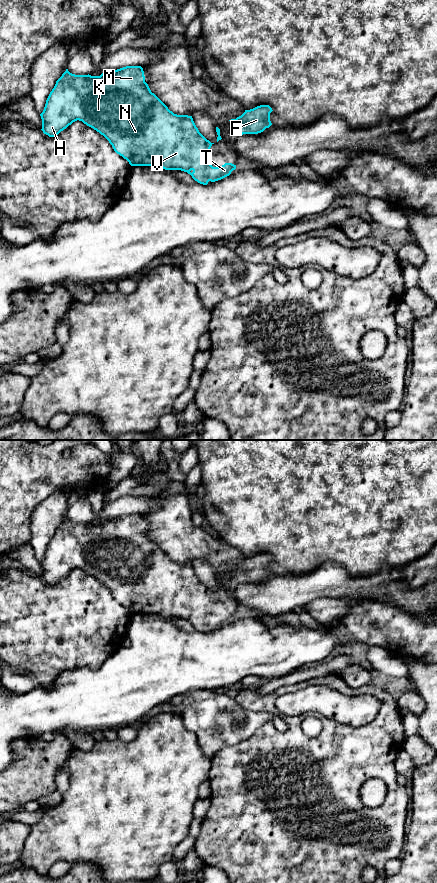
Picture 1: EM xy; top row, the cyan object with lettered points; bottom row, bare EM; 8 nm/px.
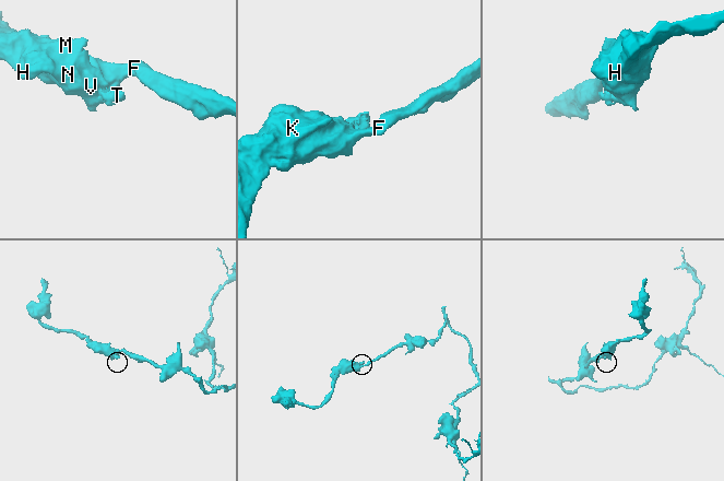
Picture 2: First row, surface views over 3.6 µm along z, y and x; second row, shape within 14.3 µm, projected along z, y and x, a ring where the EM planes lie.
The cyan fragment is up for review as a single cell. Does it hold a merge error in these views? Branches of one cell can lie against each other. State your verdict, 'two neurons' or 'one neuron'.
one neuron

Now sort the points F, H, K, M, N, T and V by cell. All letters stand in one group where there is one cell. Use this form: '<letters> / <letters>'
F H K M N T V

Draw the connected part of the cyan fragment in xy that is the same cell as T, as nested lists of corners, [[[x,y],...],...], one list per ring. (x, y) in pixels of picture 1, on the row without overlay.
[[[126,514],[100,524],[75,523],[66,517],[56,529],[40,564],[41,578],[49,585],[57,584],[77,568],[82,569],[103,583],[131,614],[181,618],[203,633],[221,628],[236,617],[232,611],[213,615],[206,608],[214,591],[199,580],[192,564],[174,562],[151,540],[141,514]]]

